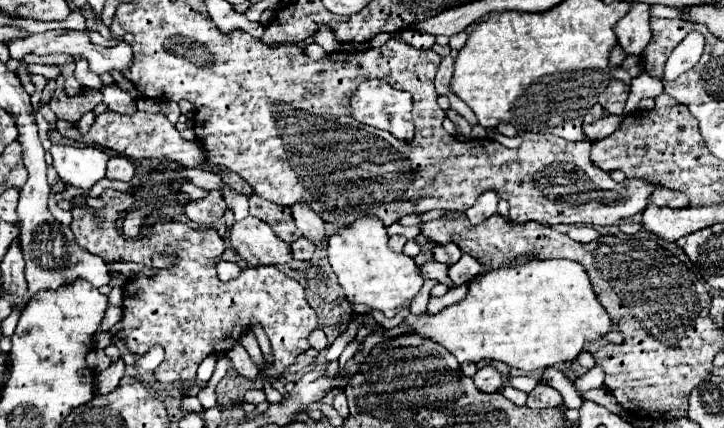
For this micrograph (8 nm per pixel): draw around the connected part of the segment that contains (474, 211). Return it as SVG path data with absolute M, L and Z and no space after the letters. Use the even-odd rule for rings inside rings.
M484 192L484 194L476 200L476 204L466 210L466 218L470 220L472 226L476 226L476 224L488 220L490 216L494 216L494 214L496 214L496 206L498 206L498 196L496 196L496 192Z

